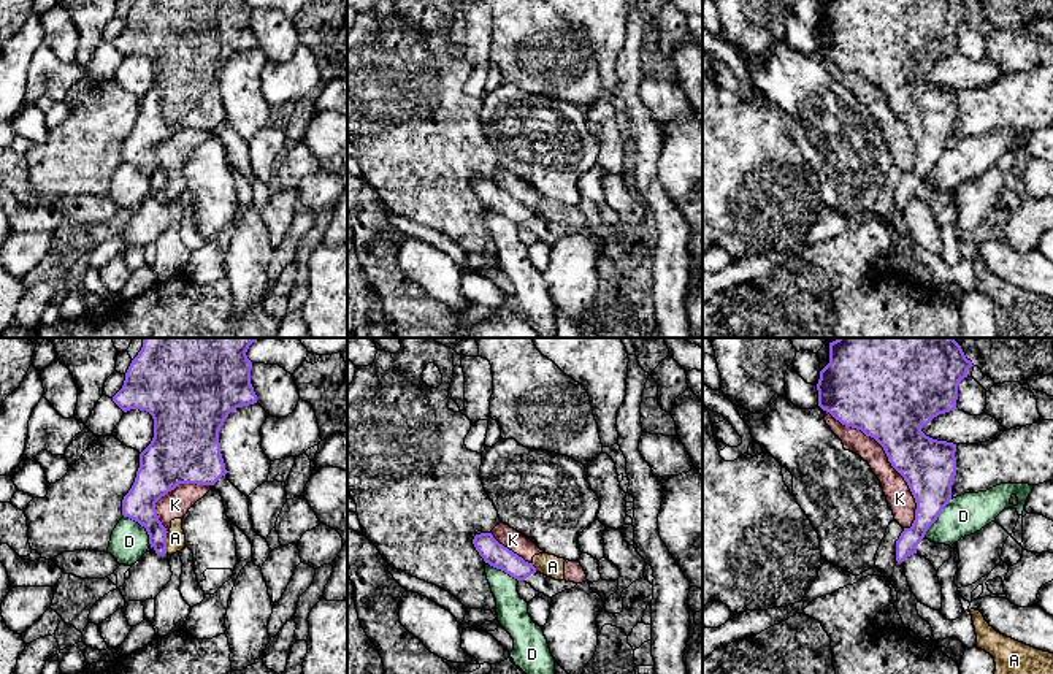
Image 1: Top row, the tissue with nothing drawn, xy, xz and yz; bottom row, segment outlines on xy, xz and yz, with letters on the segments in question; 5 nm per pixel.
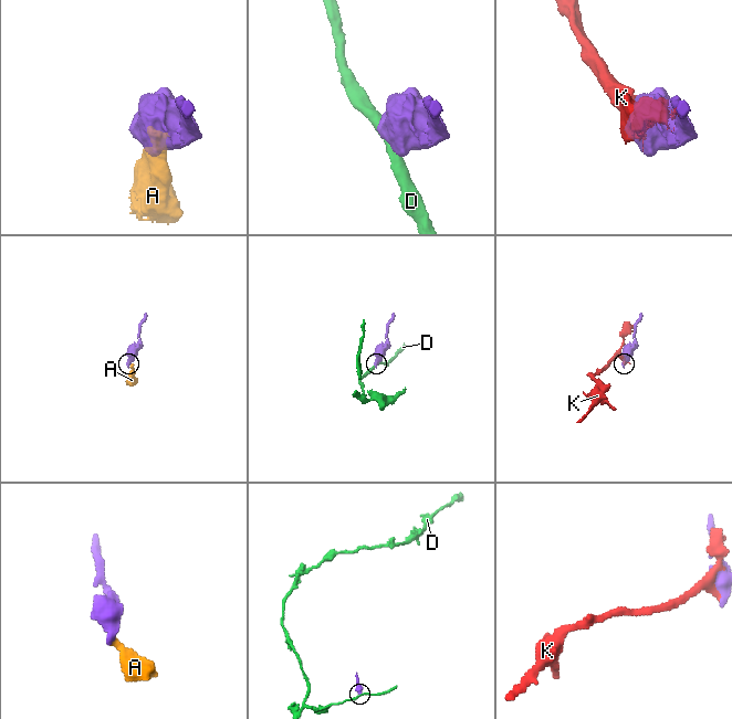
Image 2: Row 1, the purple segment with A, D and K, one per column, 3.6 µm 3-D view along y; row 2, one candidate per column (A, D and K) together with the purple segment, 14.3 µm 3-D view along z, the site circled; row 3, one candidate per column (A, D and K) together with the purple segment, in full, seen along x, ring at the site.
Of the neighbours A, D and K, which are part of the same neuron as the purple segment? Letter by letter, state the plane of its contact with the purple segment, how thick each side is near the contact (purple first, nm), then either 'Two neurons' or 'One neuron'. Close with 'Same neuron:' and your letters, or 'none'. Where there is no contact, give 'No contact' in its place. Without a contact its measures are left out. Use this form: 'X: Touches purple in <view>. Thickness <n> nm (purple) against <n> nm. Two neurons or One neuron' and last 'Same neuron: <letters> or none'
A: Touches purple in xy. Thickness 160 nm (purple) against 100 nm. Two neurons
D: Touches purple in xy. Thickness 190 nm (purple) against 190 nm. Two neurons
K: Touches purple in yz. Thickness 340 nm (purple) against 130 nm. Two neurons
Same neuron: none

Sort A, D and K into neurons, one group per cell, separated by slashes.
A K / D

